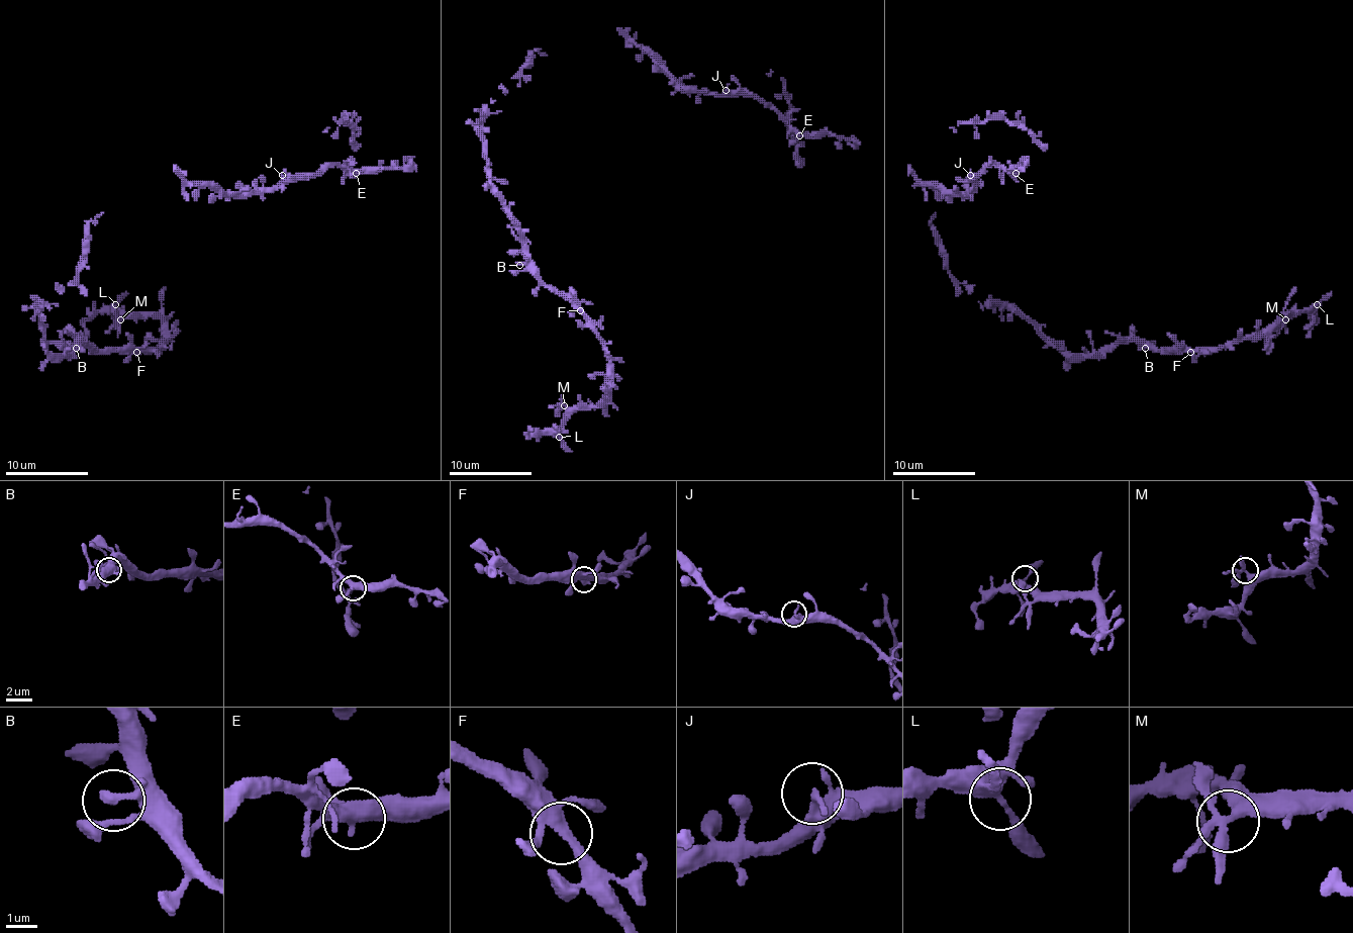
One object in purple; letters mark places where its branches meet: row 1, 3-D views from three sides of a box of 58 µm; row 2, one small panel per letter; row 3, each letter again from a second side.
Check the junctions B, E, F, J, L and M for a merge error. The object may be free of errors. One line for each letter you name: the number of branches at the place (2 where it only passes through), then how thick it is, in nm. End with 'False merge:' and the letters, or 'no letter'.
M: branches 4; calibre 320 nm
False merge: M

